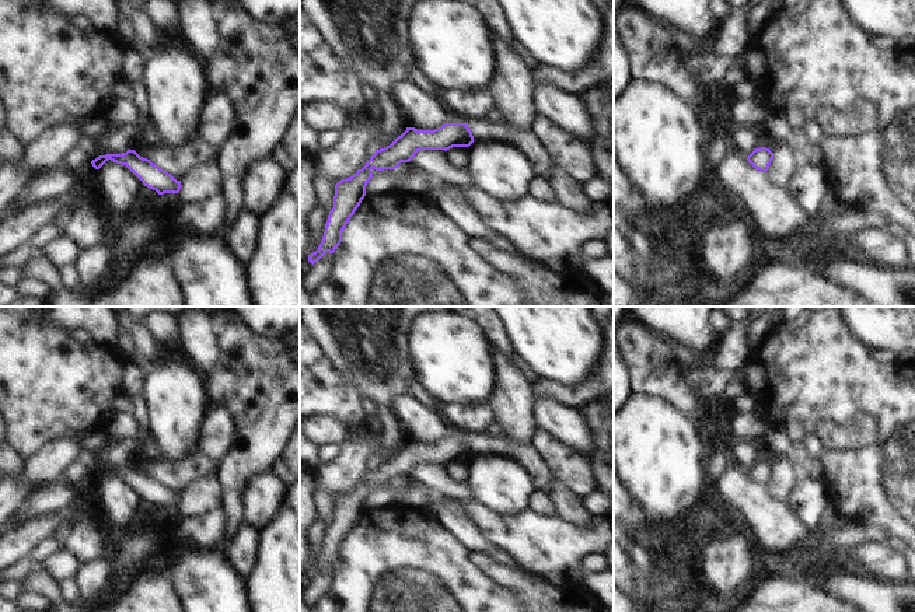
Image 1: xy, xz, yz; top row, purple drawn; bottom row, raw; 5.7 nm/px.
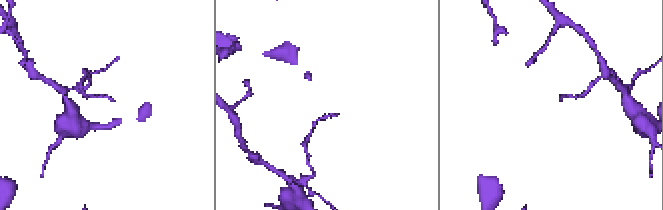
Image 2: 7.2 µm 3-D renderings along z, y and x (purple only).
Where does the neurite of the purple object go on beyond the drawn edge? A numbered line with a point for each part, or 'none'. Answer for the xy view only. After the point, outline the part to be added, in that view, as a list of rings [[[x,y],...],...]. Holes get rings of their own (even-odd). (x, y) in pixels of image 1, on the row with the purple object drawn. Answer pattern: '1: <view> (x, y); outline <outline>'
none

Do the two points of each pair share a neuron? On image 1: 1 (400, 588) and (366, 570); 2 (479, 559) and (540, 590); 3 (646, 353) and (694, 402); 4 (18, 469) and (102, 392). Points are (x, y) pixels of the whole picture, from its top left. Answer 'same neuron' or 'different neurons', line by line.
1: same neuron
2: same neuron
3: same neuron
4: different neurons

